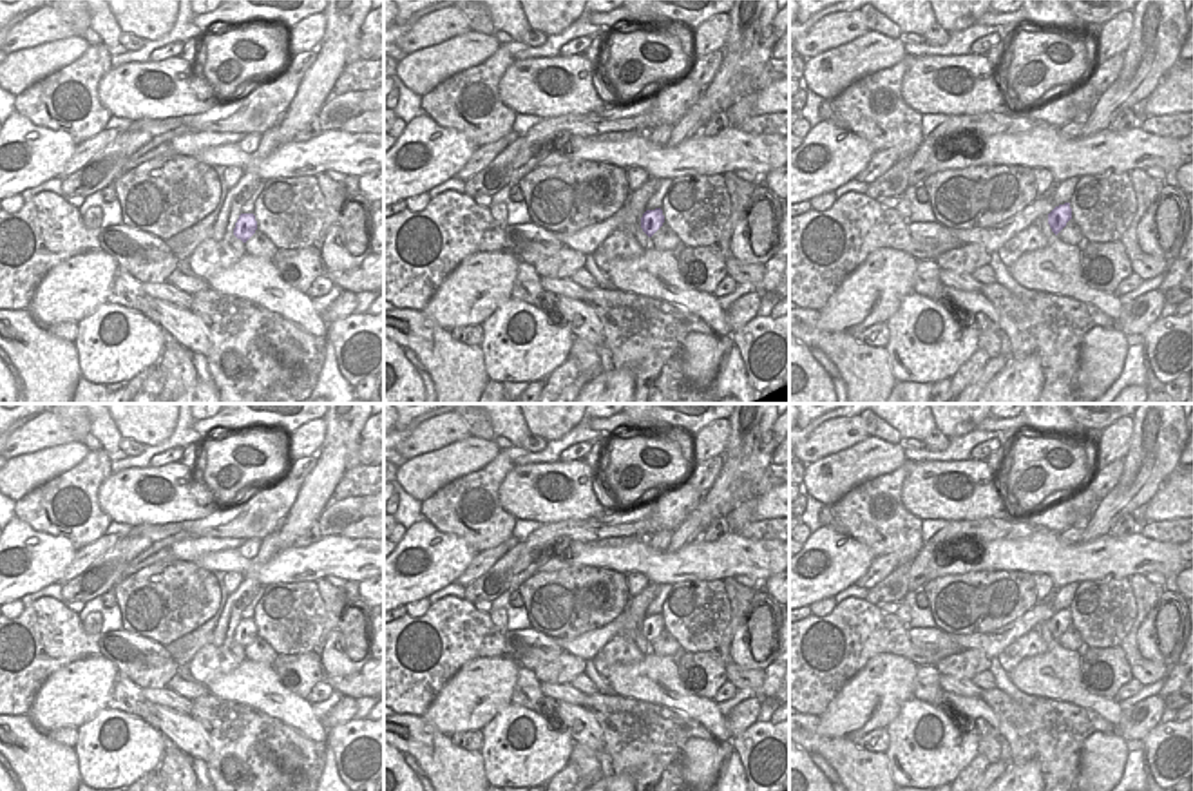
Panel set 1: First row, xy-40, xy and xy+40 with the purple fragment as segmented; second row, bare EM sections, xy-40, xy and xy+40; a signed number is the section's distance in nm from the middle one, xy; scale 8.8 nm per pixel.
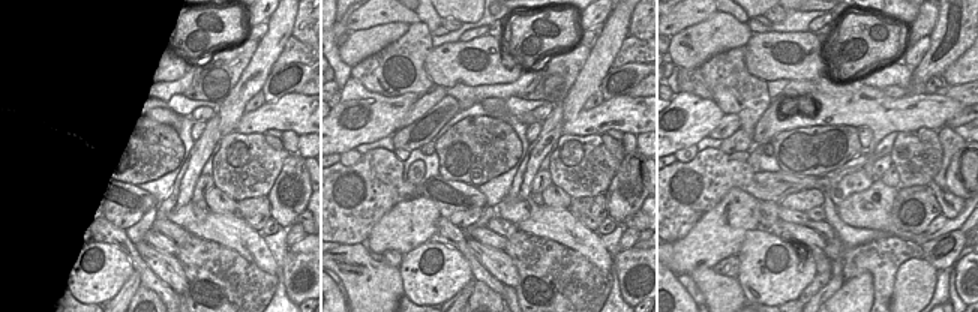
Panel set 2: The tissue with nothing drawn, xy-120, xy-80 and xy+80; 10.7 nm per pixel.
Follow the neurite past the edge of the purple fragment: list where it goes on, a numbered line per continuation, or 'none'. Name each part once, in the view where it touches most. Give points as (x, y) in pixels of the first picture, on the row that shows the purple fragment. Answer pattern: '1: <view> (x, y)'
none

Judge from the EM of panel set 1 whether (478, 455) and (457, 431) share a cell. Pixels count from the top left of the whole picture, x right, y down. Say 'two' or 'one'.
two

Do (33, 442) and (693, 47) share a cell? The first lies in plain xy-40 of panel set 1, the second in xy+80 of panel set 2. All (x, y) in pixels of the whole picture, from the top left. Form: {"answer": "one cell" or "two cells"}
{"answer": "two cells"}

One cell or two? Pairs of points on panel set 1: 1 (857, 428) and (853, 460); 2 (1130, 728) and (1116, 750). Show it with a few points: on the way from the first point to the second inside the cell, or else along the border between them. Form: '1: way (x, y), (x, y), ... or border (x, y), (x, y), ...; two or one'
1: border (868, 435), (817, 460); two
2: border (1117, 732), (1126, 741); two

